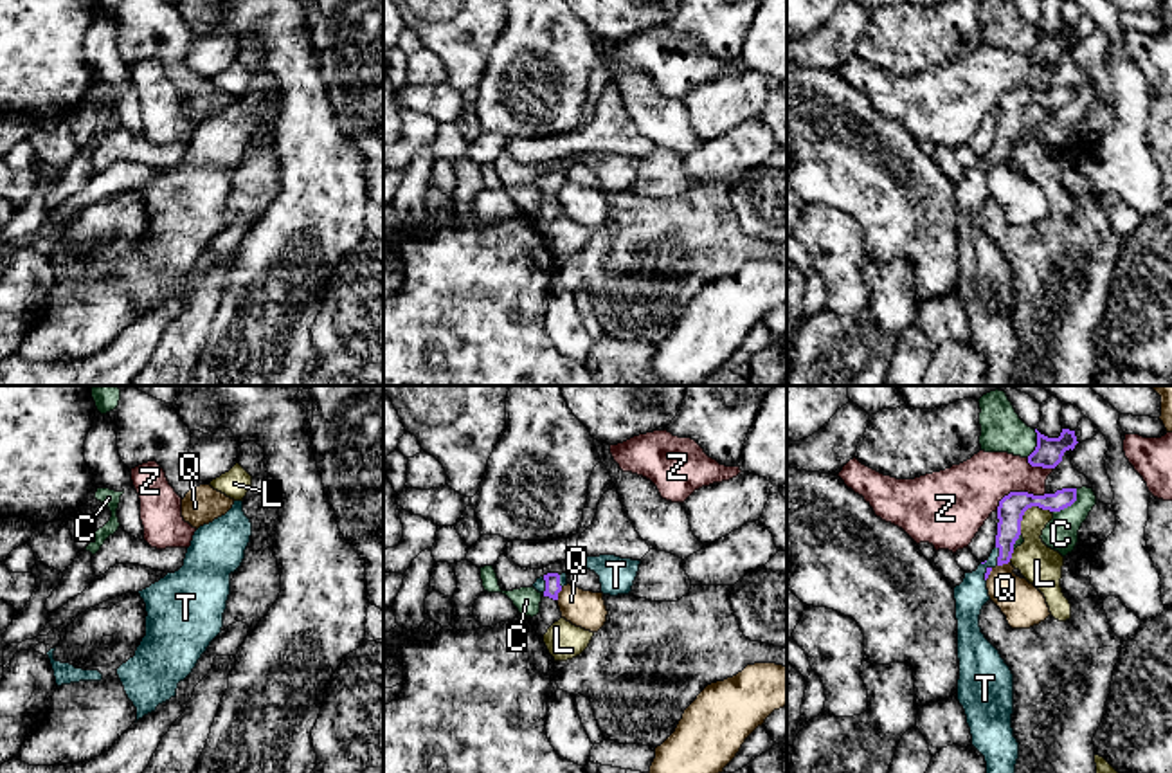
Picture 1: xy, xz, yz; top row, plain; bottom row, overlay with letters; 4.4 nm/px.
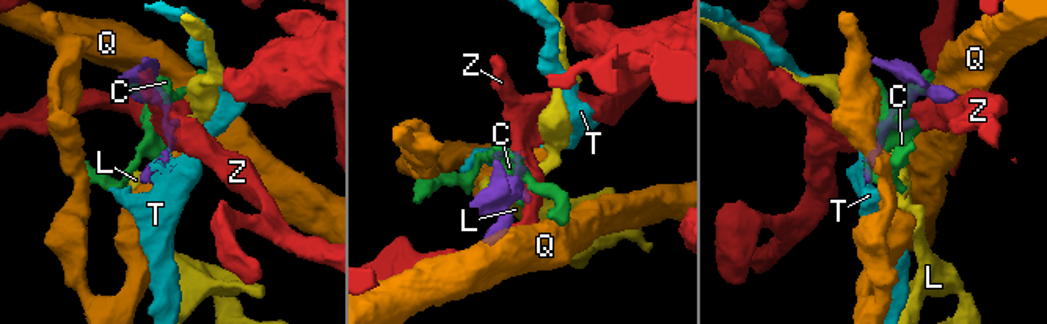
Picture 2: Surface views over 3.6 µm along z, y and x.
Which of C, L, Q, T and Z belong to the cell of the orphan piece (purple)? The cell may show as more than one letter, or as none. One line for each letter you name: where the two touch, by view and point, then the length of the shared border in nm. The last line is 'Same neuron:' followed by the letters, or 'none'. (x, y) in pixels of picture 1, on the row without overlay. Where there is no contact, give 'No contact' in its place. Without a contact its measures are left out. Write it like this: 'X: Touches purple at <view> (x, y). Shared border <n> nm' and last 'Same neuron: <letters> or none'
T: Touches purple at yz (1000, 152). Shared border 90 nm
Same neuron: T

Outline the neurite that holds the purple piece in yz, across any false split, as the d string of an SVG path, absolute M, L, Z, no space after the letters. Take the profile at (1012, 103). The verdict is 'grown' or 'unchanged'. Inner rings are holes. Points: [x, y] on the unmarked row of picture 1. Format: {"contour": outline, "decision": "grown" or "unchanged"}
{"contour": "M1062 85L1044 92L1028 88L1005 92L997 103L996 144L976 168L965 169L963 178L954 184L960 256L958 297L967 312L972 342L987 359L987 386L1017 386L1014 369L1019 355L1019 339L1012 324L1014 270L979 223L981 205L990 196L987 175L996 162L1010 159L1028 105L1060 108L1075 97L1077 85Z", "decision": "grown"}

